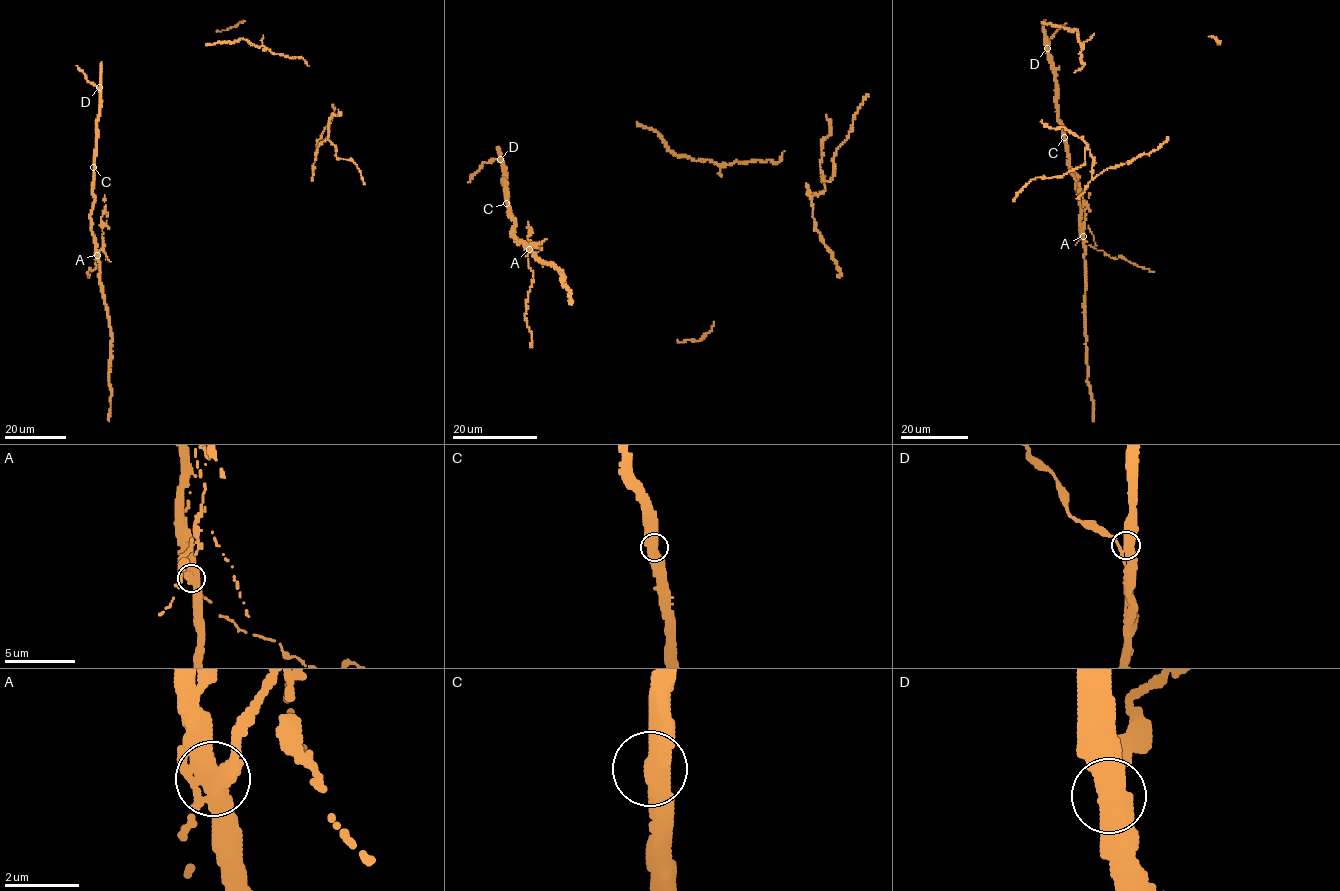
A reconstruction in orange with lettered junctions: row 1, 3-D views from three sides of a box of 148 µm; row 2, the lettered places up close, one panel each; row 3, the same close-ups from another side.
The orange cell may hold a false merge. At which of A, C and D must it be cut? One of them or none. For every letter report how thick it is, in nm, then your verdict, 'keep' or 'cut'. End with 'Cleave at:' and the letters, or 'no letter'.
A: calibre 480 nm; cut
C: calibre 500 nm; keep
D: calibre 400 nm; keep
Cleave at: A

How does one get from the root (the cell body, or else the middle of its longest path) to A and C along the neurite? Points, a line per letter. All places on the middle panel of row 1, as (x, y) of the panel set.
A: (499, 149), (509, 211), (514, 219), (513, 234), (528, 249)
C: (499, 149), (505, 176), (506, 203)

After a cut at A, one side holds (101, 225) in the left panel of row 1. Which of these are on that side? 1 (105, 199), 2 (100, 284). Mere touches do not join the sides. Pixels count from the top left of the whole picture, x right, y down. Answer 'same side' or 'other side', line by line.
1: same side
2: other side

